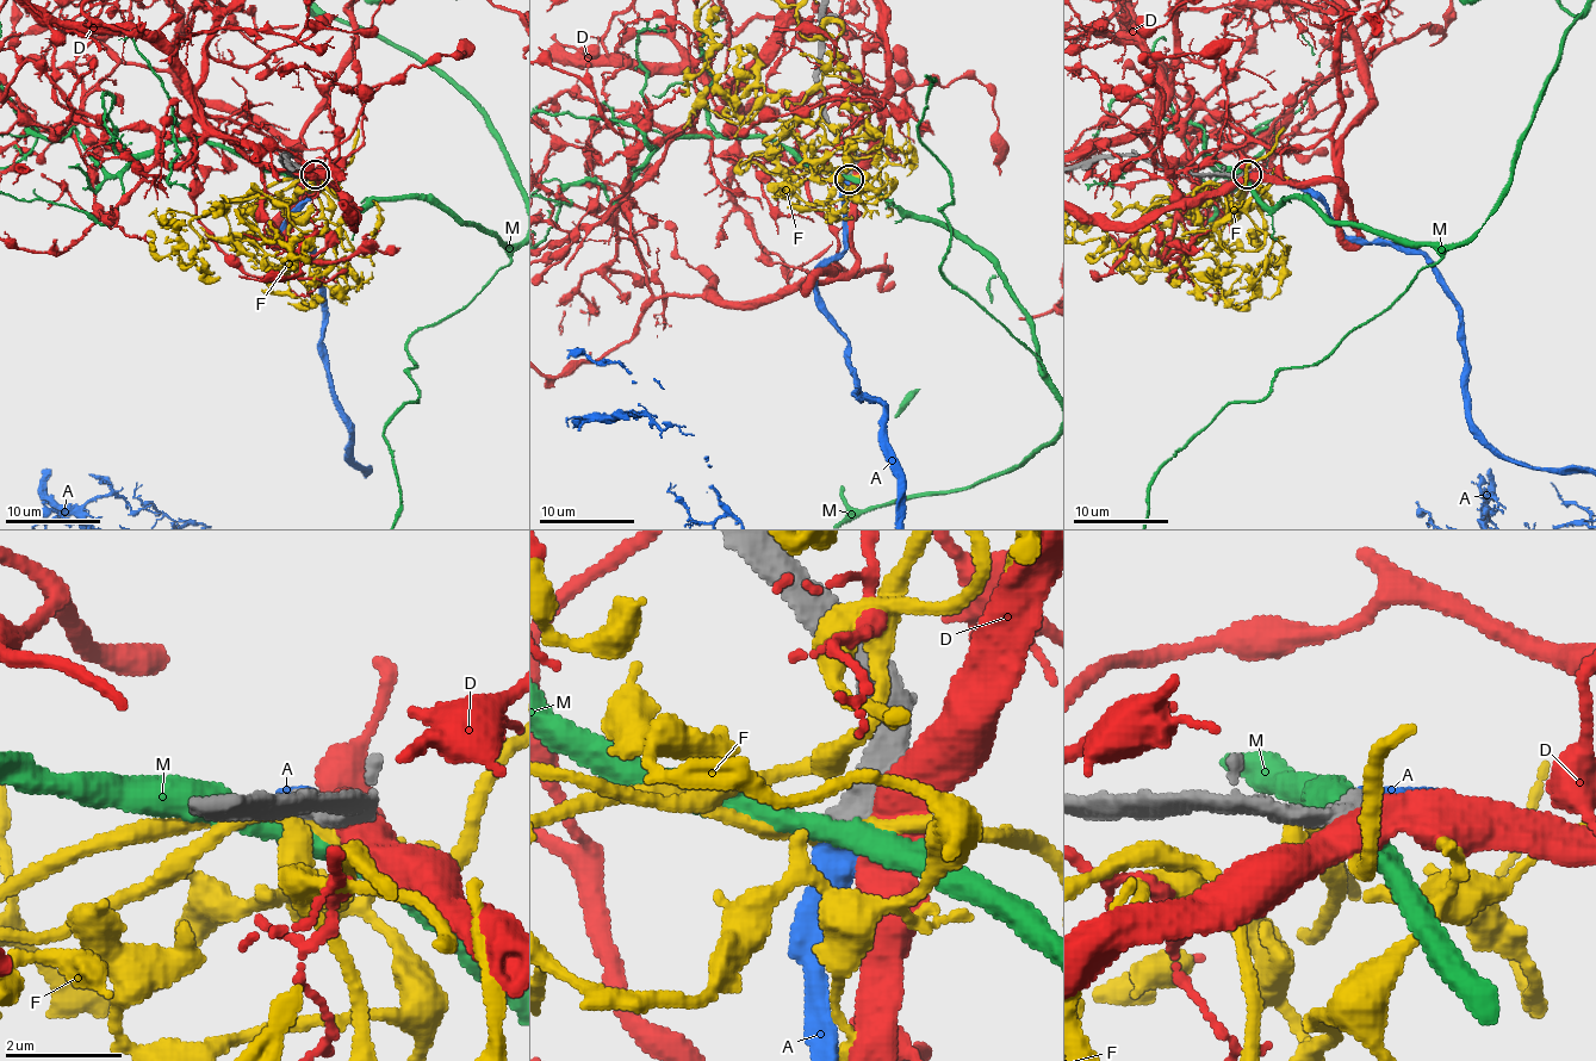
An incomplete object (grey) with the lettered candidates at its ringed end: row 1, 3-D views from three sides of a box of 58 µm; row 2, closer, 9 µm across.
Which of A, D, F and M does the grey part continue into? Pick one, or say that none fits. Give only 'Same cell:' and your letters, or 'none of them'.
Same cell: A

